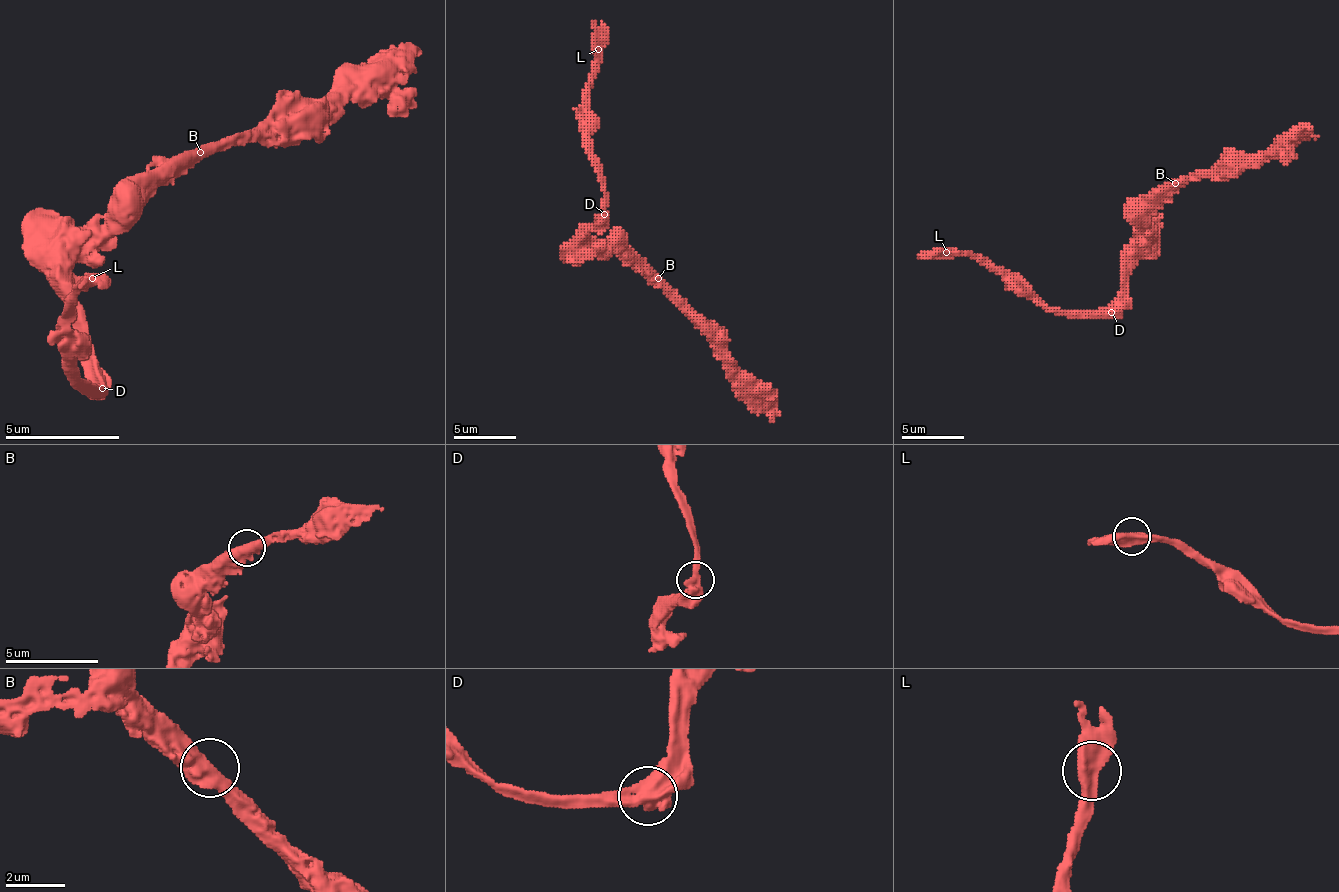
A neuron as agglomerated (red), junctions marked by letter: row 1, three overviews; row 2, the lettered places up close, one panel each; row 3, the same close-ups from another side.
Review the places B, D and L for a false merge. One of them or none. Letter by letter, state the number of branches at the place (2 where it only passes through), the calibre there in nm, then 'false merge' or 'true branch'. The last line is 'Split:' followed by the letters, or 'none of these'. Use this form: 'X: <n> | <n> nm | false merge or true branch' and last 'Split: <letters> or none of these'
B: 2 | 550 nm | true branch
D: 2 | 550 nm | true branch
L: 2 | 550 nm | true branch
Split: none of these

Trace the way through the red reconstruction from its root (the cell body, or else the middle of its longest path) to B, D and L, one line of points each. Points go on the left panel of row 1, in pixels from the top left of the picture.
B: (74, 266), (80, 261), (86, 261), (172, 175), (177, 175), (200, 152)
D: (74, 266), (69, 272), (69, 306), (80, 323), (80, 363), (103, 386)
L: (74, 266), (69, 306), (103, 386), (86, 386), (74, 375), (74, 295), (92, 278)

